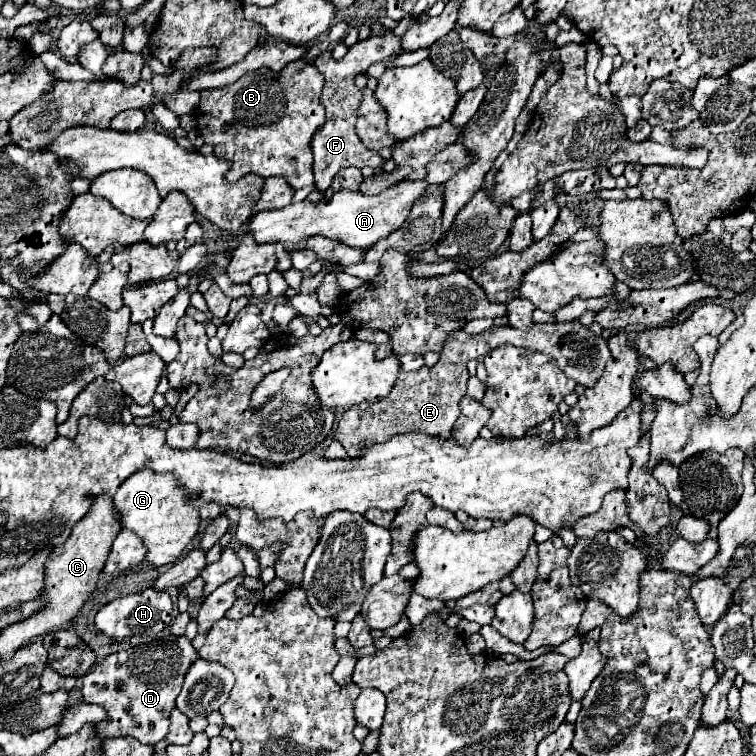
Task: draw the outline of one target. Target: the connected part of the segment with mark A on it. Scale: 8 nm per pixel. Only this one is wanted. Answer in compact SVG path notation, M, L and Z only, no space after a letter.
M400 181L398 185L388 187L386 191L374 197L362 193L338 191L328 201L320 203L302 201L276 211L260 211L250 219L246 233L250 233L258 245L280 243L280 241L302 243L308 237L322 235L350 247L370 247L378 239L388 237L394 229L398 229L406 221L414 201L424 193L426 185L428 185L426 181Z

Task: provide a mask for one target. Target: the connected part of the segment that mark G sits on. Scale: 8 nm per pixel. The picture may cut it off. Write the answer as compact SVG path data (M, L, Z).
M142 469L118 487L114 505L118 507L124 529L130 529L144 539L144 545L148 547L146 561L162 567L176 563L186 545L198 533L200 509L194 505L196 499L198 493L186 491L172 473L154 473L152 469Z

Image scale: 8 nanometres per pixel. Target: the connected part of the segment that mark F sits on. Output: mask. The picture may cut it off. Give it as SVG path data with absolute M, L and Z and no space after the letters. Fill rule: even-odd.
M386 33L386 35L372 35L366 41L358 41L354 47L348 49L346 57L340 59L340 61L332 59L332 51L330 49L326 49L324 53L320 53L314 59L314 65L318 67L318 71L326 79L324 89L322 89L322 97L320 97L322 105L326 107L326 123L324 123L322 129L318 129L318 133L314 135L314 141L312 141L314 177L316 177L316 185L318 185L320 191L326 191L330 187L330 183L334 181L334 177L338 175L338 171L344 169L344 167L358 167L358 169L374 167L374 169L382 169L382 163L378 163L378 161L384 161L384 159L380 159L378 153L370 151L360 141L360 137L356 135L356 127L354 125L356 125L358 107L362 105L362 91L354 85L354 77L360 75L360 73L366 73L372 63L396 57L400 53L404 53L400 37L396 37L392 33Z

